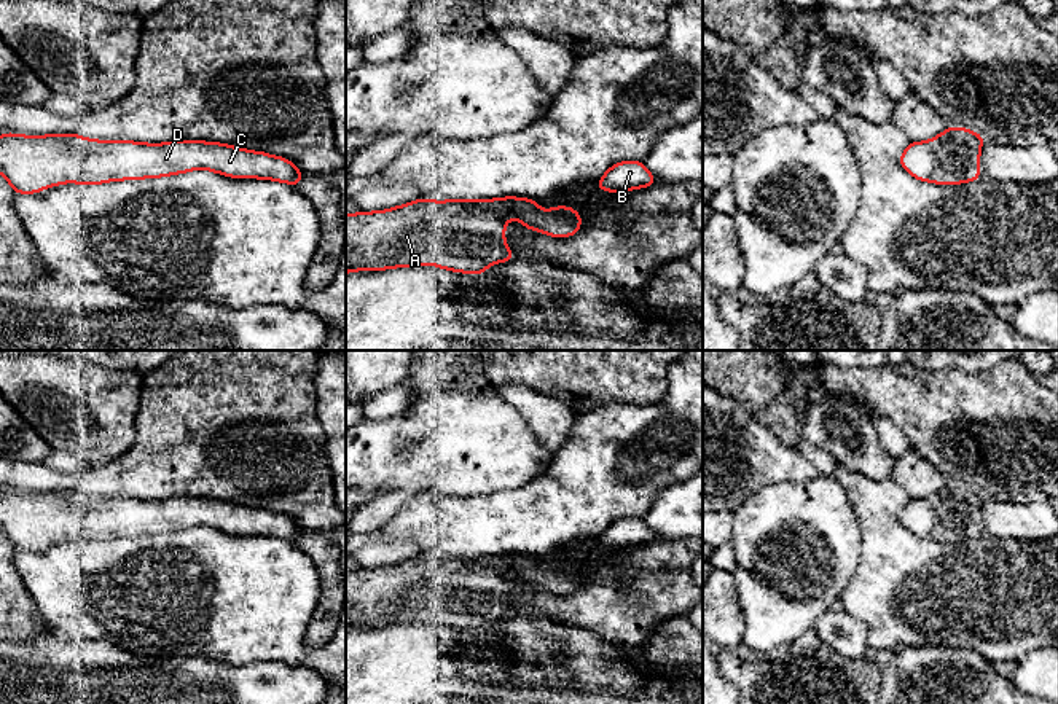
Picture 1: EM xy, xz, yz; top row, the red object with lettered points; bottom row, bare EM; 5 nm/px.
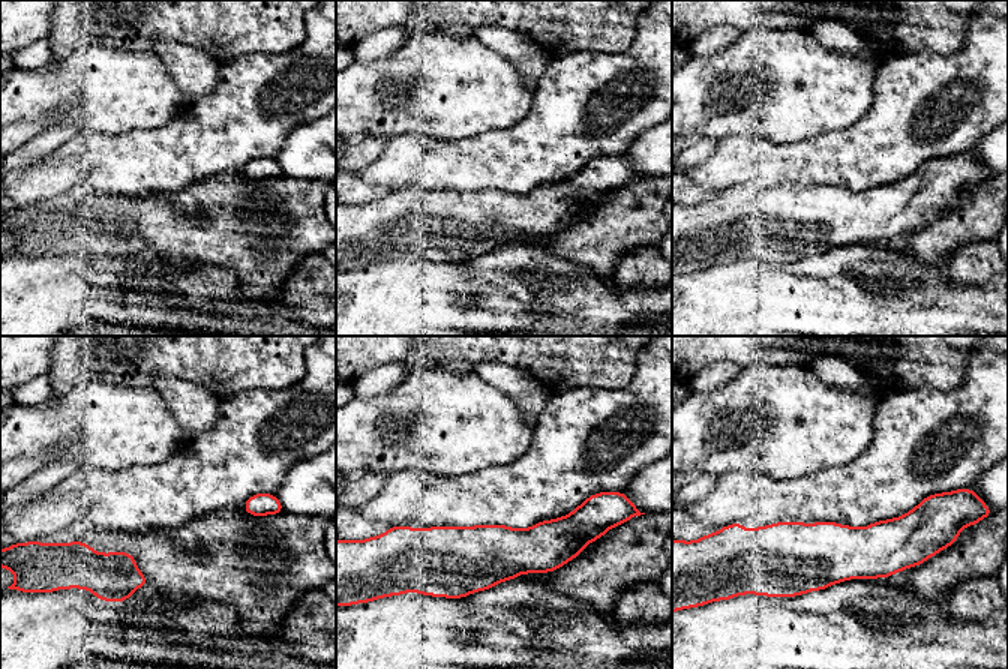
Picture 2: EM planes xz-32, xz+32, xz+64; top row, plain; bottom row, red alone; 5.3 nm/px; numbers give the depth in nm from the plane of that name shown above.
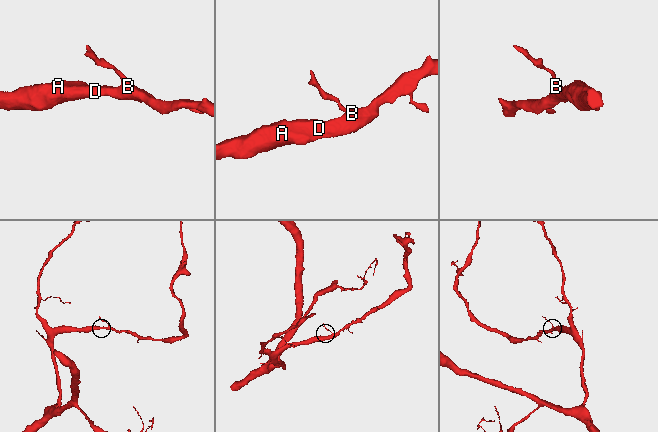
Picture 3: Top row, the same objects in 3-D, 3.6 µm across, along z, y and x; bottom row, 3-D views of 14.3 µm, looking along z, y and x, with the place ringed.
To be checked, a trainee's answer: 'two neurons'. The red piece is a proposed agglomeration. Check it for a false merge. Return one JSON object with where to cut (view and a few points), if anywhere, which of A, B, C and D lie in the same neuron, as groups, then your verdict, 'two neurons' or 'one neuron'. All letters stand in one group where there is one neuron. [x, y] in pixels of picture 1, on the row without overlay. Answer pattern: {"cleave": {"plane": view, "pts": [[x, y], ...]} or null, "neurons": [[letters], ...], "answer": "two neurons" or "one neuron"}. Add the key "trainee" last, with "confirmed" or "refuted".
{"cleave": null, "neurons": [["A", "B", "C", "D"]], "answer": "one neuron", "trainee": "refuted"}

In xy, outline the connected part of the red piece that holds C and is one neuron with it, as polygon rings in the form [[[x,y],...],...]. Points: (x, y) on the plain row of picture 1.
[[[78,491],[0,492],[0,532],[21,551],[62,540],[100,542],[212,527],[233,535],[261,535],[298,543],[303,529],[280,513],[220,499],[143,500],[94,497]]]

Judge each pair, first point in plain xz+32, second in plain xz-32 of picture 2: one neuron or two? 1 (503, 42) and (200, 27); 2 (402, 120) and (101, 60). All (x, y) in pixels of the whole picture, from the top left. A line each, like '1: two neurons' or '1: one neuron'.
1: two neurons
2: one neuron

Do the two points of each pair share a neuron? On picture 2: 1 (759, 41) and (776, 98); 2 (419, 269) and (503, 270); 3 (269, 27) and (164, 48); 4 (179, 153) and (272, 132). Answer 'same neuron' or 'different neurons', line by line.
1: same neuron
2: same neuron
3: different neurons
4: same neuron

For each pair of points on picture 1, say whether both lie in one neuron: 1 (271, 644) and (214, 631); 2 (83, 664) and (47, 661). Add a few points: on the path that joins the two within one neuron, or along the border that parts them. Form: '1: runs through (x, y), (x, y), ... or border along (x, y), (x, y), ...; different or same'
1: runs through (257, 631), (228, 631); same
2: runs through (74, 664), (56, 664); same

